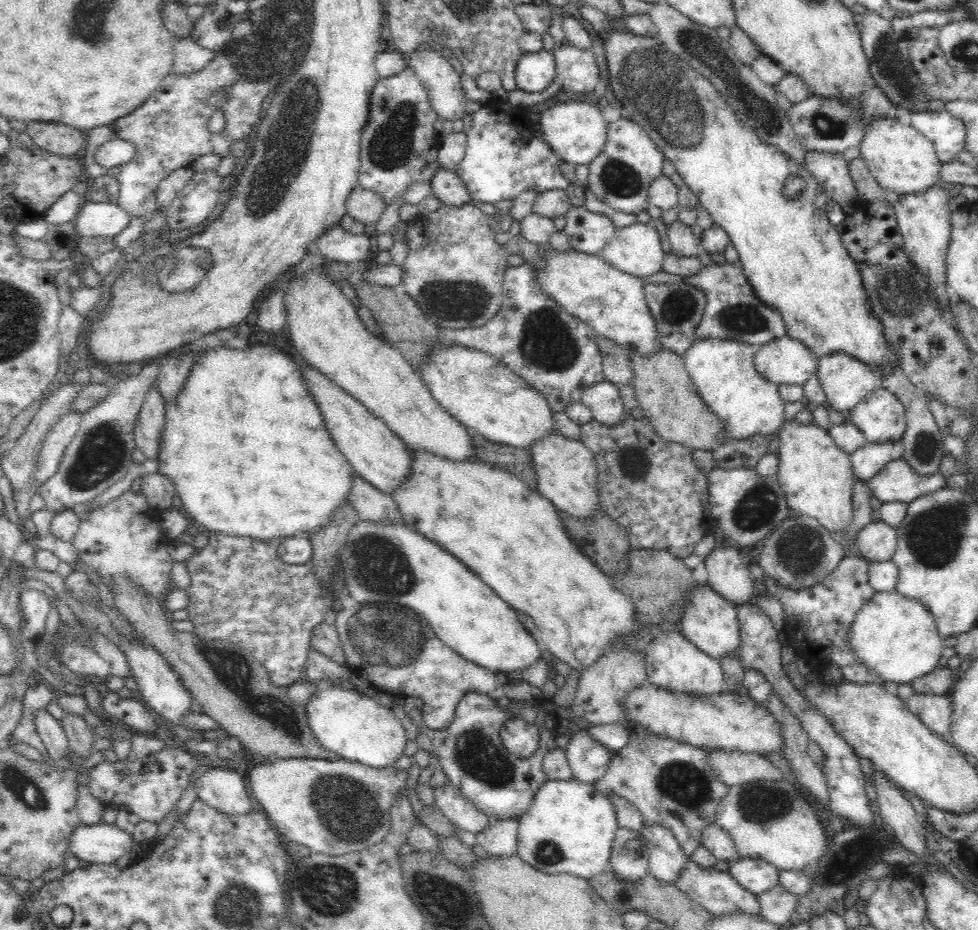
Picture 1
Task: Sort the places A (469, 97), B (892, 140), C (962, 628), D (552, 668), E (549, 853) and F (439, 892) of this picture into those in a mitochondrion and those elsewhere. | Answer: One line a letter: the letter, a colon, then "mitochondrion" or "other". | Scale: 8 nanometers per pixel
A: other
B: other
C: other
D: other
E: mitochondrion
F: mitochondrion

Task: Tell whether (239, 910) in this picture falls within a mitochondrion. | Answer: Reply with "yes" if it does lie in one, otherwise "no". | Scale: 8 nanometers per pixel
yes

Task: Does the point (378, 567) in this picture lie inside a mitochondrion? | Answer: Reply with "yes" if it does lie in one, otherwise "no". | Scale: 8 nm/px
yes

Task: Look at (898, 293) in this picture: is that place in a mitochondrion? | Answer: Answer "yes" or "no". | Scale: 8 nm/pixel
yes

